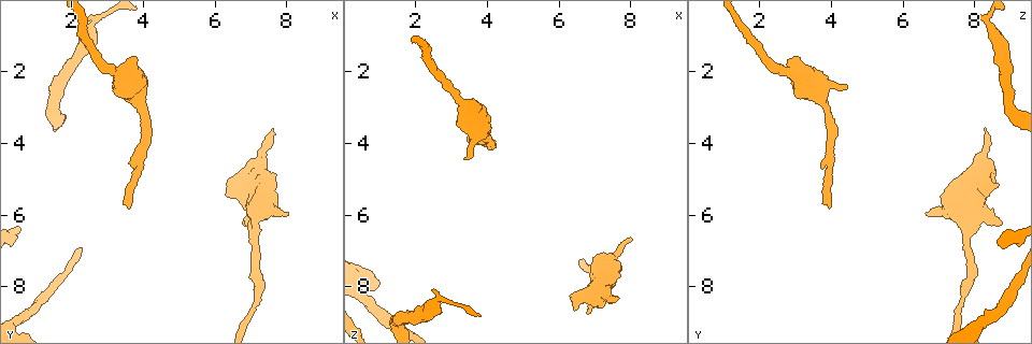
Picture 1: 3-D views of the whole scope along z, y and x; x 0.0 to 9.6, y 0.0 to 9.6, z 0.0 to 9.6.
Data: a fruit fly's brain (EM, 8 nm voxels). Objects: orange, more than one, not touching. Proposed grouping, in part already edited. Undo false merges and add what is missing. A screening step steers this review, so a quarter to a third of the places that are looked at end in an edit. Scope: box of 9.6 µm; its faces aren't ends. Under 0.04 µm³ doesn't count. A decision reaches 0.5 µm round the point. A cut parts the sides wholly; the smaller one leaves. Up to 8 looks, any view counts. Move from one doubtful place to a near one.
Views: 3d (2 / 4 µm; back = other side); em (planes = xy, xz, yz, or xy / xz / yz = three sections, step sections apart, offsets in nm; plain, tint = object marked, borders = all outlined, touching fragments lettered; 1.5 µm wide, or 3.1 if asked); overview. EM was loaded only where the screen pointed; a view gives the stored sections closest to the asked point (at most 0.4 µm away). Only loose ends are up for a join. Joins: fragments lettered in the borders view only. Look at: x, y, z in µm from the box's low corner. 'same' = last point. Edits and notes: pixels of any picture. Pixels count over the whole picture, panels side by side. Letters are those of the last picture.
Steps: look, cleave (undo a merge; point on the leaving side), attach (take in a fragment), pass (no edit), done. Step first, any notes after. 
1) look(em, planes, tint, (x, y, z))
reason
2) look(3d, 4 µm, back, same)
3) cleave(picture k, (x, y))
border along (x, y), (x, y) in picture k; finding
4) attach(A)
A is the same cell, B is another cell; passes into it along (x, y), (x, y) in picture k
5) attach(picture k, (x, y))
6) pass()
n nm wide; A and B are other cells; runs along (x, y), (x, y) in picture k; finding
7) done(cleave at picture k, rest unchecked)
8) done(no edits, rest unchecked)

look(em, planes, borders, (7.55, 3.60, 8.20))

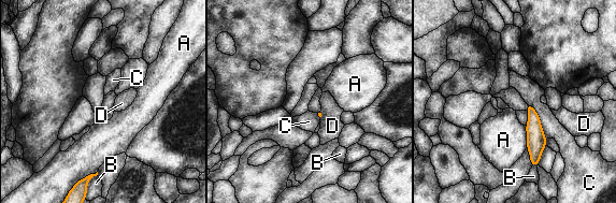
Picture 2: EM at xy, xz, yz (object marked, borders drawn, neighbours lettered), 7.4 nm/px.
pass()
A, B, C and D are other cells; border along (527, 103), (538, 114), (546, 139) in picture 2; none of them fits

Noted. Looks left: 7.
look(3d, 2 µm, (8.00, 5.95, 6.65))
free end

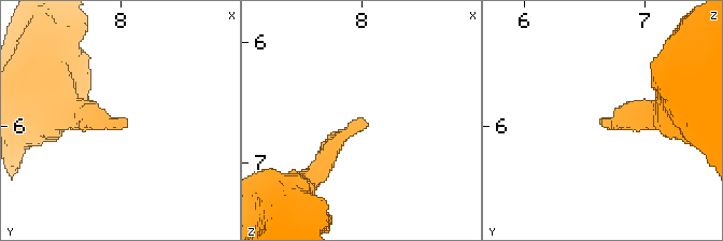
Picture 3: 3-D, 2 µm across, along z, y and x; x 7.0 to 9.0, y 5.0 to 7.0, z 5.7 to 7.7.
look(em, planes, plain, (8.02, 5.94, 6.66))
shape alone is not enough

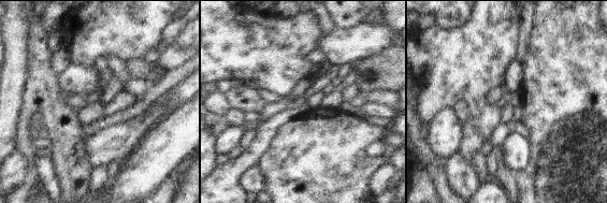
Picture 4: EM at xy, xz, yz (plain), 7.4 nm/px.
look(em, planes, borders, same)
see the neighbours

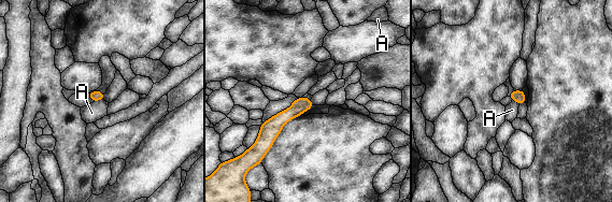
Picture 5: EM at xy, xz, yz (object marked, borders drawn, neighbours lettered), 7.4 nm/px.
pass()
A is another cell; runs along (309, 103), (286, 115), (259, 143) in picture 5; none of them fits

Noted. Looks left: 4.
look(em, xy, step 8, tint, (3.60, 5.75, 3.95))
an open end

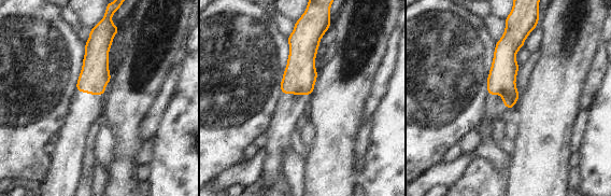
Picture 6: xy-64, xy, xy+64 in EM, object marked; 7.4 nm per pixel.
look(em, planes, tint, same)

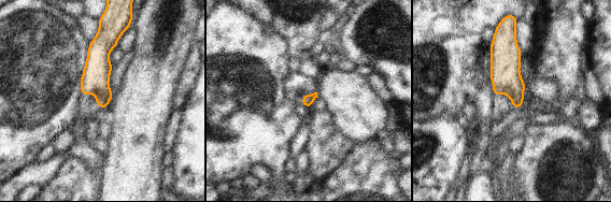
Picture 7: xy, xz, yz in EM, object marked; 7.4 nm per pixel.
look(em, planes, borders, same)
see the neighbours

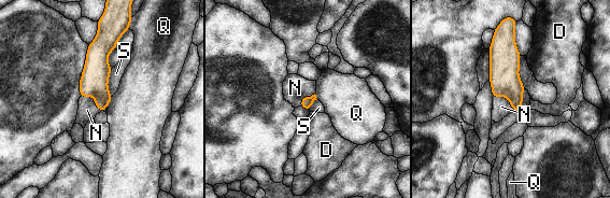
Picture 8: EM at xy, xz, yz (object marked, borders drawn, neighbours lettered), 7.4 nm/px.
attach(N)
N is the same cell, D, Q and S are other cells; passes into it along (95, 76), (94, 97), (87, 110) in picture 8; it goes on there

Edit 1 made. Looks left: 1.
done(attach at picture 8, rest unchecked)

